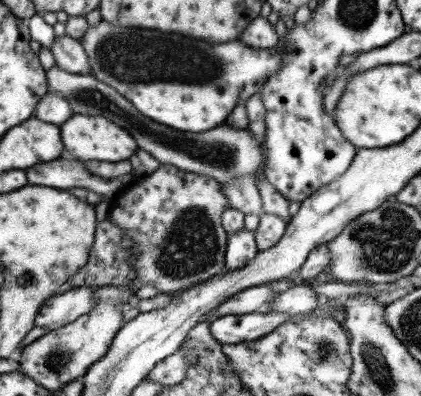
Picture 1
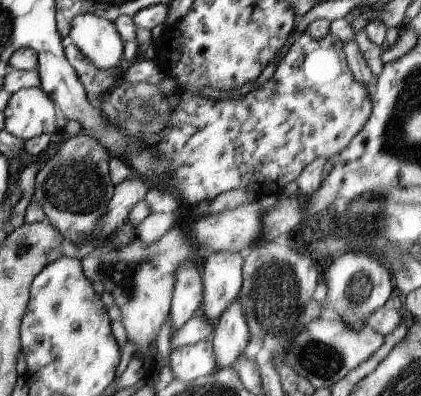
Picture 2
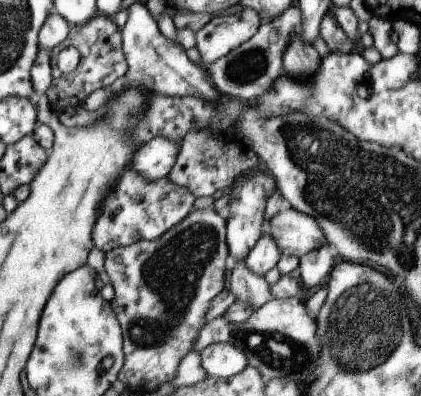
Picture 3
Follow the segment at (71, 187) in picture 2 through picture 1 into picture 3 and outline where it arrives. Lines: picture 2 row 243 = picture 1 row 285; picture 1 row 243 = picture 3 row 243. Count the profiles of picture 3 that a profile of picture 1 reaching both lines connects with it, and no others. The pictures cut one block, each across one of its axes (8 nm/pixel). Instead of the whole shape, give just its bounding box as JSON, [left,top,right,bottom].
[91,170,195,254]

